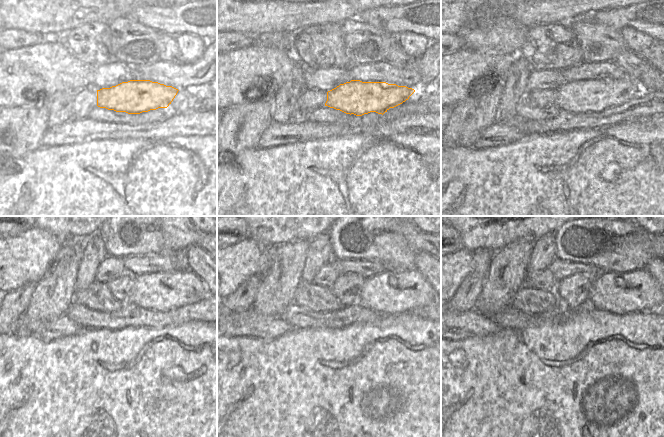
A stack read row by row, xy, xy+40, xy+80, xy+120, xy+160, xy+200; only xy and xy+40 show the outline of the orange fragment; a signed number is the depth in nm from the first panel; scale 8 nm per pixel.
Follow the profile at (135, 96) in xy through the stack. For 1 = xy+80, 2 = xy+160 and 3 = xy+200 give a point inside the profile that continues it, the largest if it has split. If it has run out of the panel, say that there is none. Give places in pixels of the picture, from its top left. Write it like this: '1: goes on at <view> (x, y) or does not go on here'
1: goes on at xy+80 (583, 96)
2: goes on at xy+160 (387, 293)
3: goes on at xy+200 (636, 291)

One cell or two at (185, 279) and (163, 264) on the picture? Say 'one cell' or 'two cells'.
two cells

